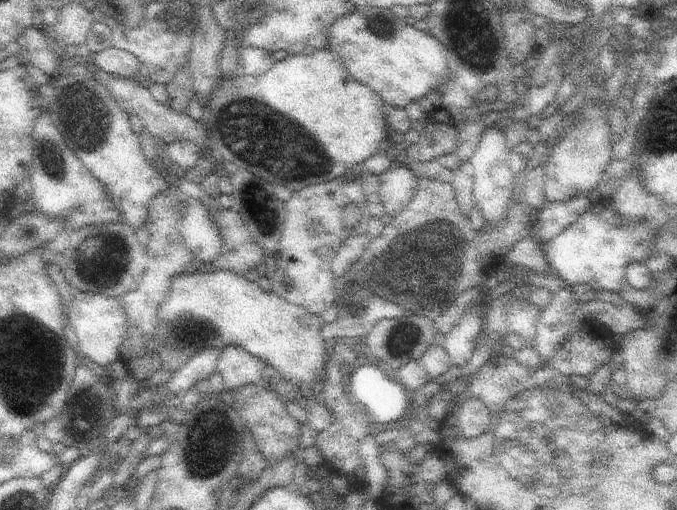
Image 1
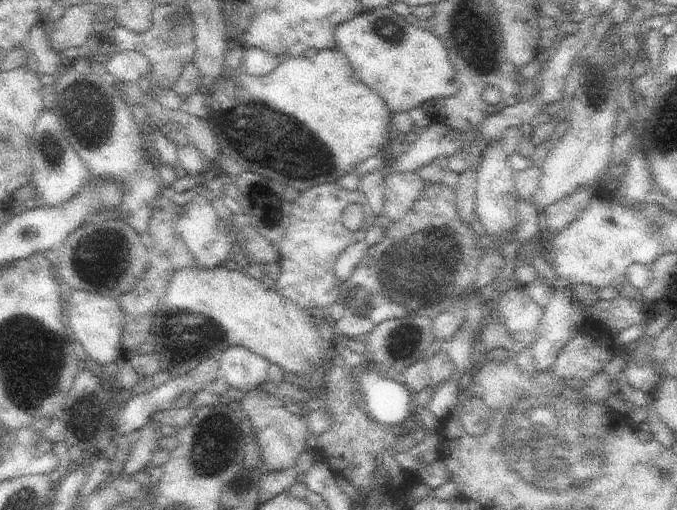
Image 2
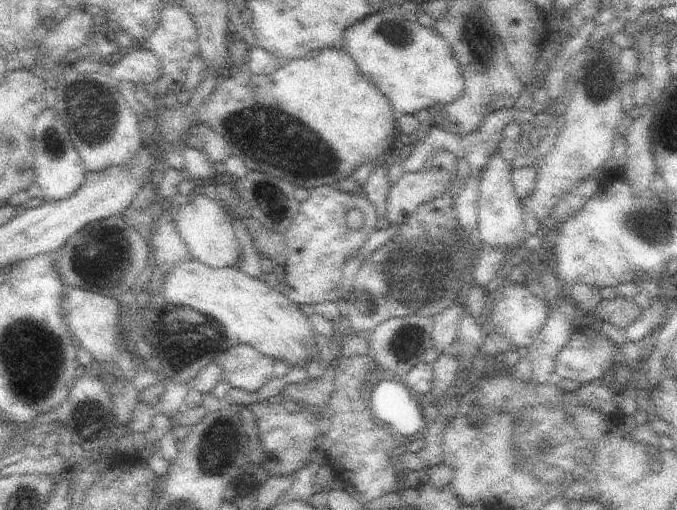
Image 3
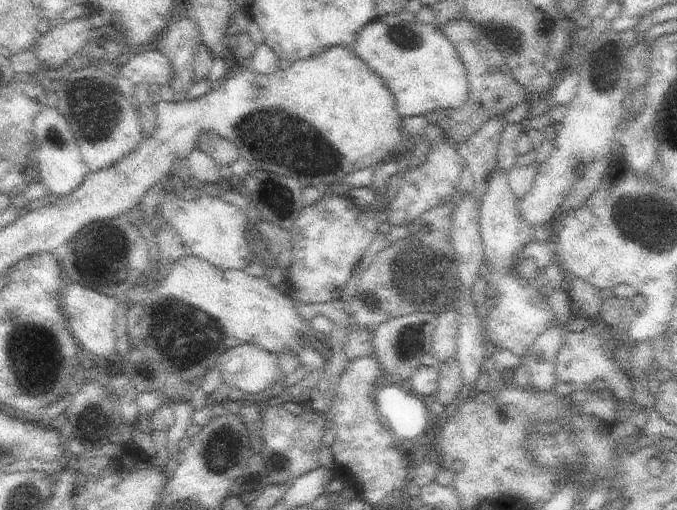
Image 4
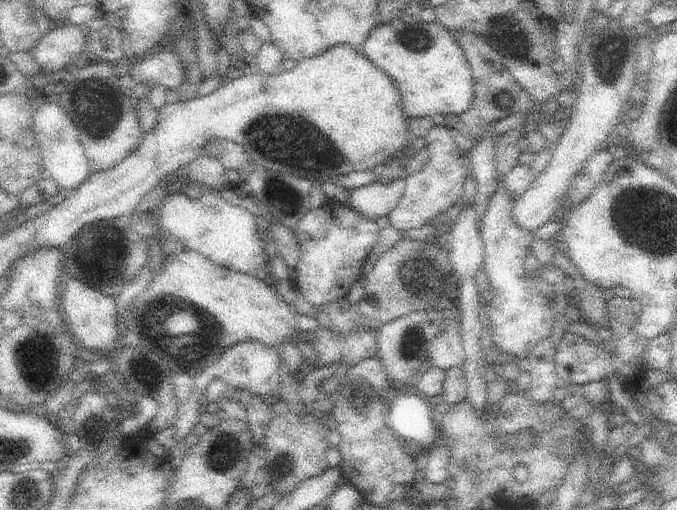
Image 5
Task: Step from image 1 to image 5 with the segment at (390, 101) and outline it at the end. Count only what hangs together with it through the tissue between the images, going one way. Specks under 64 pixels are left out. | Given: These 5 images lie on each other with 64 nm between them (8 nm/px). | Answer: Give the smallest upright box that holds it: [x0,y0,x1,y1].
[361,18,475,118]

